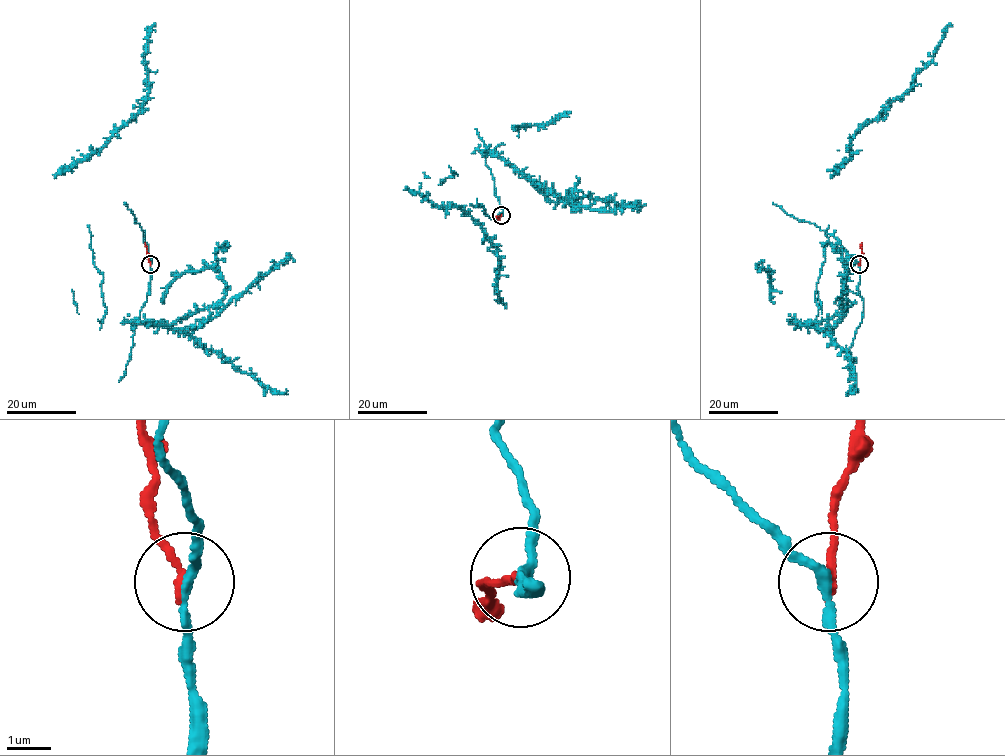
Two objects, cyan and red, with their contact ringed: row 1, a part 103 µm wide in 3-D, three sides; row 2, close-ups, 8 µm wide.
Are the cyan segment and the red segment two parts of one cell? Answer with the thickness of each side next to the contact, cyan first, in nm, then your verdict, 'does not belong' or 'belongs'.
calibres 200 and 200 nm; does not belong

